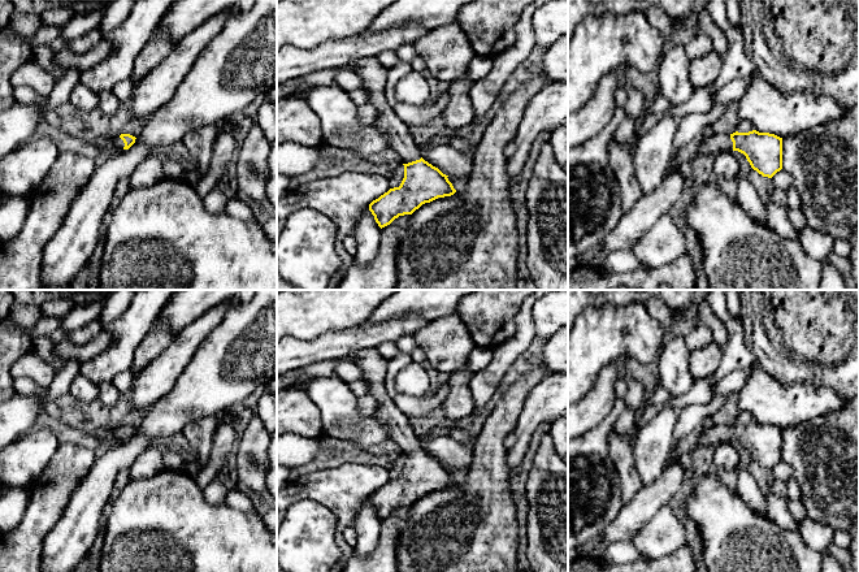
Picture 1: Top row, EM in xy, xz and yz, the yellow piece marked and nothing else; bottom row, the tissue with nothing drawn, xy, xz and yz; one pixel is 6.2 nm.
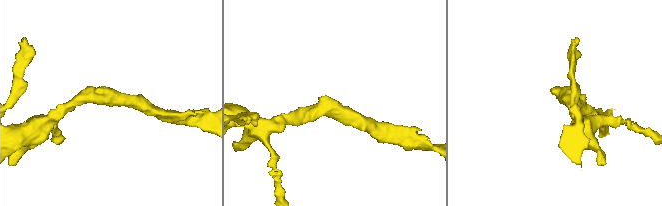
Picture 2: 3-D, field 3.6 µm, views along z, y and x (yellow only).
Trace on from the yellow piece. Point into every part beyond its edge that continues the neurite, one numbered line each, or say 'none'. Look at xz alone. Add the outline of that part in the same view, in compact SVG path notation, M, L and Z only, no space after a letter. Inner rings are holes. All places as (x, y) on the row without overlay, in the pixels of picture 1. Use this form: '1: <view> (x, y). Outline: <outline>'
1: xz (373, 365). Outline: M361 348L352 354L353 363L360 368L363 378L369 384L369 395L377 403L374 417L389 428L389 438L408 455L420 451L422 441L412 428L412 420L402 412L386 393L386 372L389 360L377 348Z

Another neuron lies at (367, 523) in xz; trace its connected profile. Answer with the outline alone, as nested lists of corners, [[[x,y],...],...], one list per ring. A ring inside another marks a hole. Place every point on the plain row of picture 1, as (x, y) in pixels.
[[[369,497],[357,508],[352,528],[357,536],[355,551],[361,556],[368,556],[377,547],[381,534],[381,519],[369,502]]]

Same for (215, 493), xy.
[[[214,477],[203,489],[205,500],[212,506],[218,506],[225,503],[226,491],[227,491],[227,486],[218,477]]]

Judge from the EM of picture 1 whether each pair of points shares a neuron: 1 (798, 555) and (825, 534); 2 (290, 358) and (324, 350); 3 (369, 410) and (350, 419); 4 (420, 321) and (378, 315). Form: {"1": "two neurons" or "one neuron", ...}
{"1": "two neurons", "2": "one neuron", "3": "two neurons", "4": "two neurons"}

